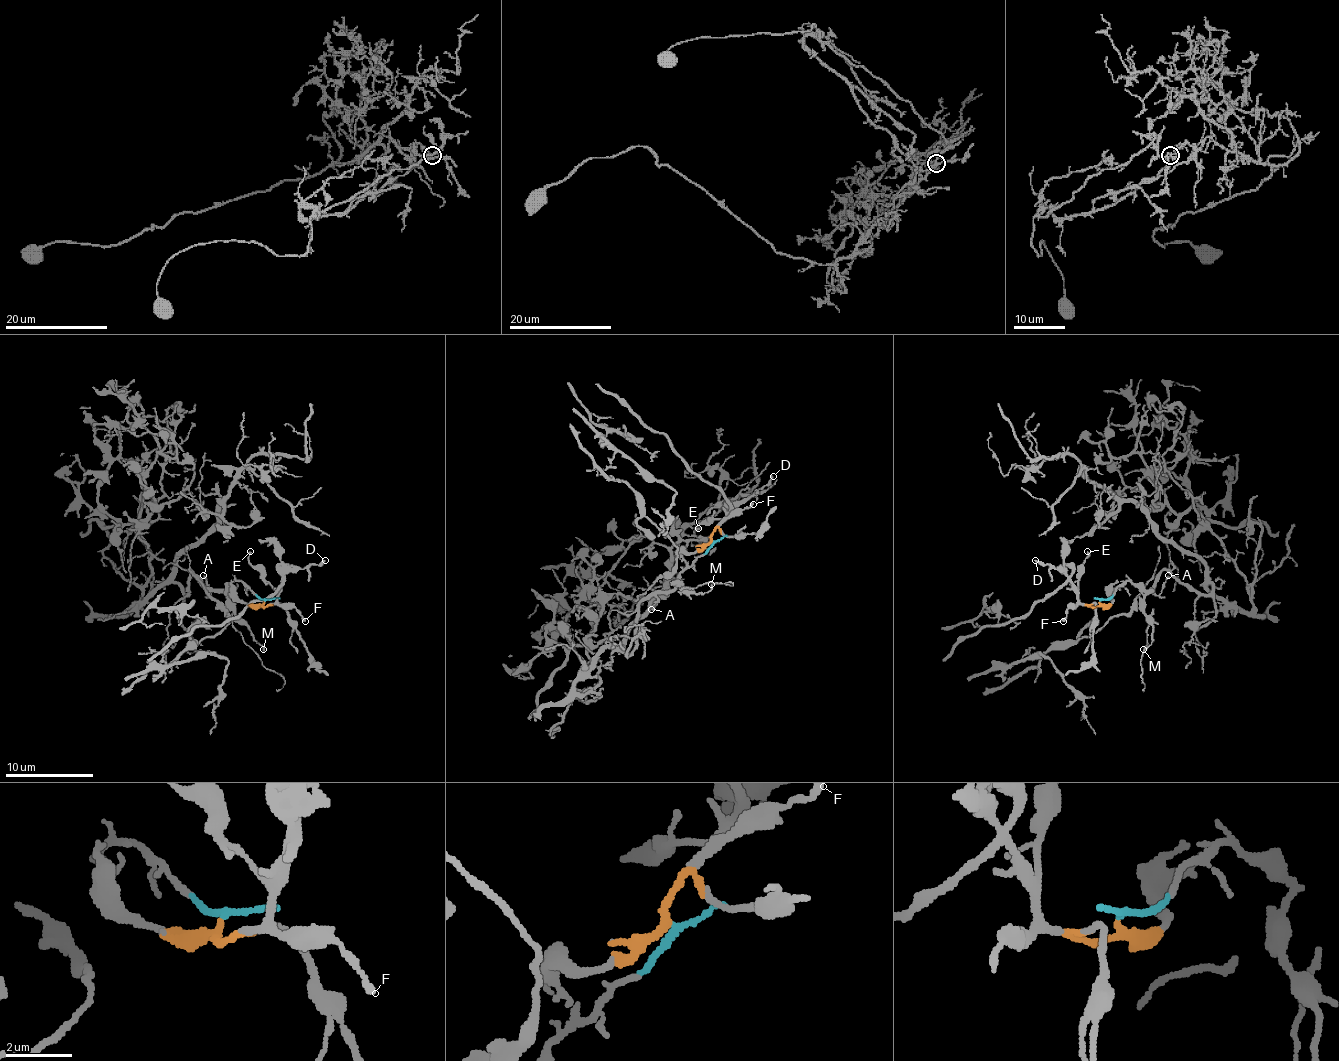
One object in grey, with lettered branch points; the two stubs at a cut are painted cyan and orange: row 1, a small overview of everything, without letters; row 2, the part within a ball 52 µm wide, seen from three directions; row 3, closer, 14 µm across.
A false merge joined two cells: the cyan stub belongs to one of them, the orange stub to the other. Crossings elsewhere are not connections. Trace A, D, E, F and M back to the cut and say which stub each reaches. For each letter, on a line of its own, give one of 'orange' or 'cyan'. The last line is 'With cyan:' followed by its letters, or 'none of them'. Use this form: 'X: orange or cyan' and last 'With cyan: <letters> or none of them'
A: cyan
D: orange
E: orange
F: orange
M: cyan
With cyan: A, M

